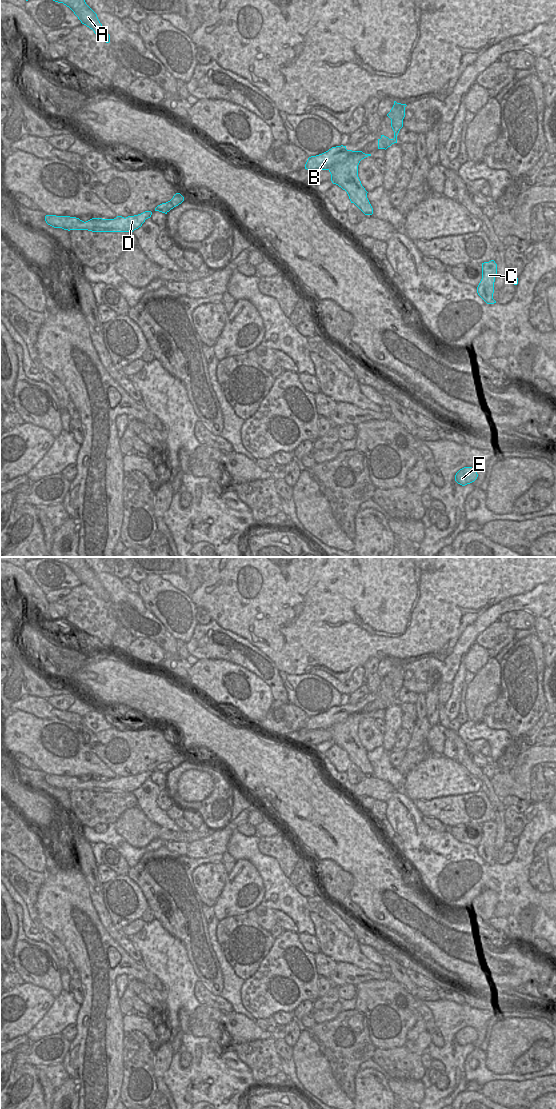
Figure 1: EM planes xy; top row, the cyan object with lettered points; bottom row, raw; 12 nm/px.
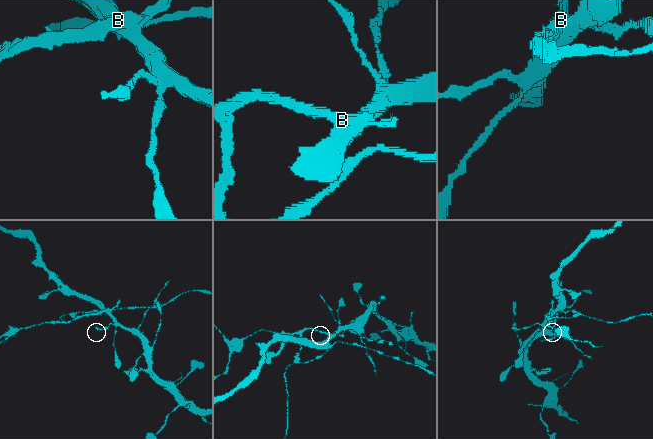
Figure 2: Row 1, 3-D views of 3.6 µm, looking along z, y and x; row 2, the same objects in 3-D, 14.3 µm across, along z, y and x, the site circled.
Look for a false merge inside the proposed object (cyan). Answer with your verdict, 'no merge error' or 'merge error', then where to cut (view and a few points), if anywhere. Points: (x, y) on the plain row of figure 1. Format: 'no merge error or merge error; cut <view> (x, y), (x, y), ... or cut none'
merge error; cut xy (363, 713), (351, 715), (327, 729)

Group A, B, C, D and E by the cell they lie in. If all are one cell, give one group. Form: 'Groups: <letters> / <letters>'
Groups: A C E / B D.

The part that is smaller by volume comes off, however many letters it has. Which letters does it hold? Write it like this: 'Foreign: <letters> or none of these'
Foreign: B, D

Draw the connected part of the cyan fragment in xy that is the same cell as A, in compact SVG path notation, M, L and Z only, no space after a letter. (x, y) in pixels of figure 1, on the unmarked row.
M25 557L26 561L33 559L50 559L63 563L69 567L78 577L82 584L94 591L104 602L110 602L110 595L100 583L97 574L86 564L85 557Z

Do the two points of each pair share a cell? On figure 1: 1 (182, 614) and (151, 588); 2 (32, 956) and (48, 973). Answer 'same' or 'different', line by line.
1: same
2: same

